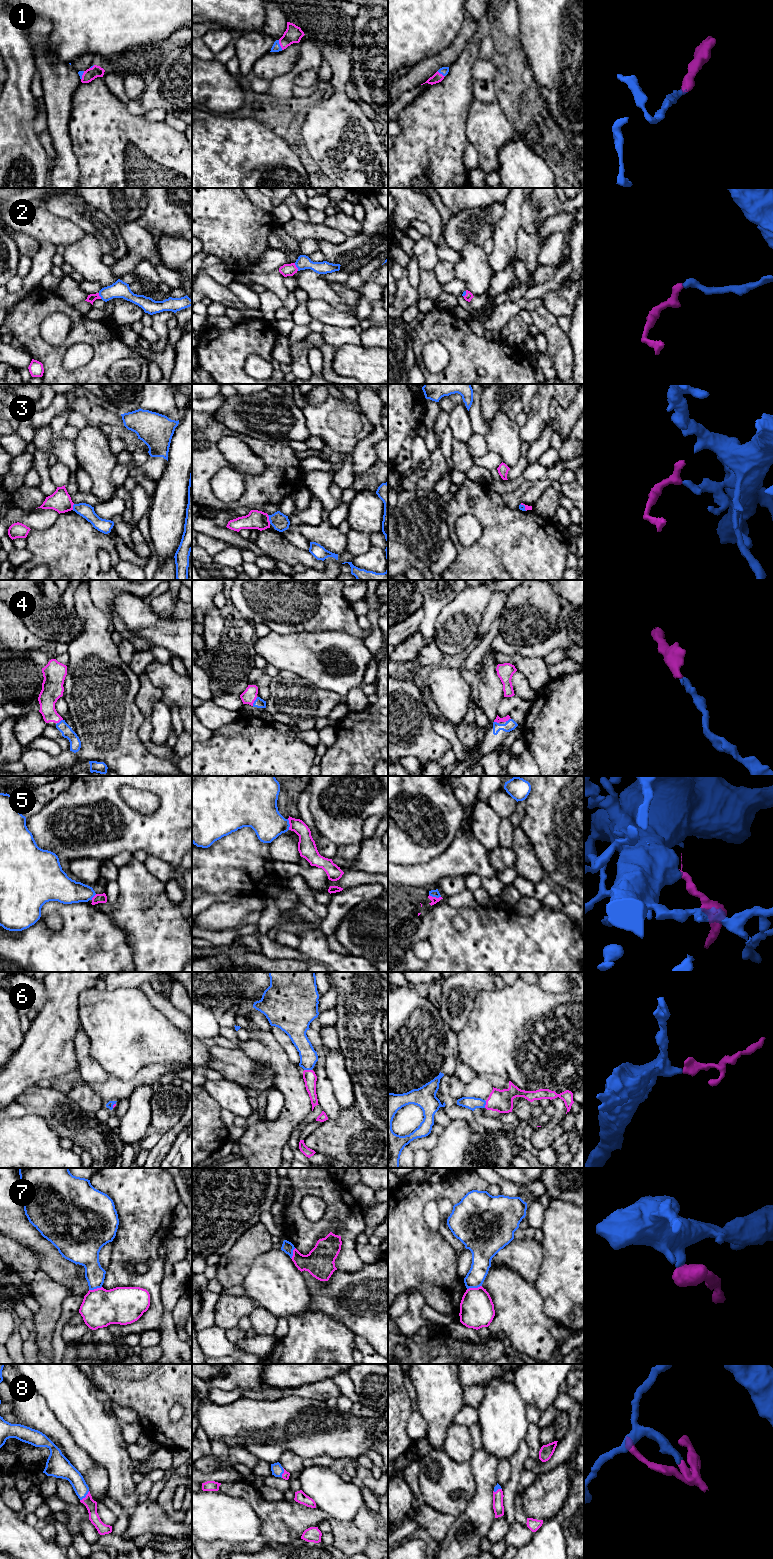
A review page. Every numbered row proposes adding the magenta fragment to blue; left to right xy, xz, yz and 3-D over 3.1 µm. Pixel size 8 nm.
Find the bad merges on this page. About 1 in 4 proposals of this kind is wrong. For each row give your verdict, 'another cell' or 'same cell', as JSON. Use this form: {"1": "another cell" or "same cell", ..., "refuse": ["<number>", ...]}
{"1": "same cell", "2": "same cell", "3": "another cell", "4": "same cell", "5": "another cell", "6": "same cell", "7": "another cell", "8": "same cell", "refuse": ["3", "5", "7"]}

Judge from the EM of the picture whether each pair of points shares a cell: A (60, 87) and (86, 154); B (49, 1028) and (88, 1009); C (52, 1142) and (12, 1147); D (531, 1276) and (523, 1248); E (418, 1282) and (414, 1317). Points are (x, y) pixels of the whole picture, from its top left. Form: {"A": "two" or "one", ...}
{"A": "two", "B": "two", "C": "one", "D": "one", "E": "two"}

